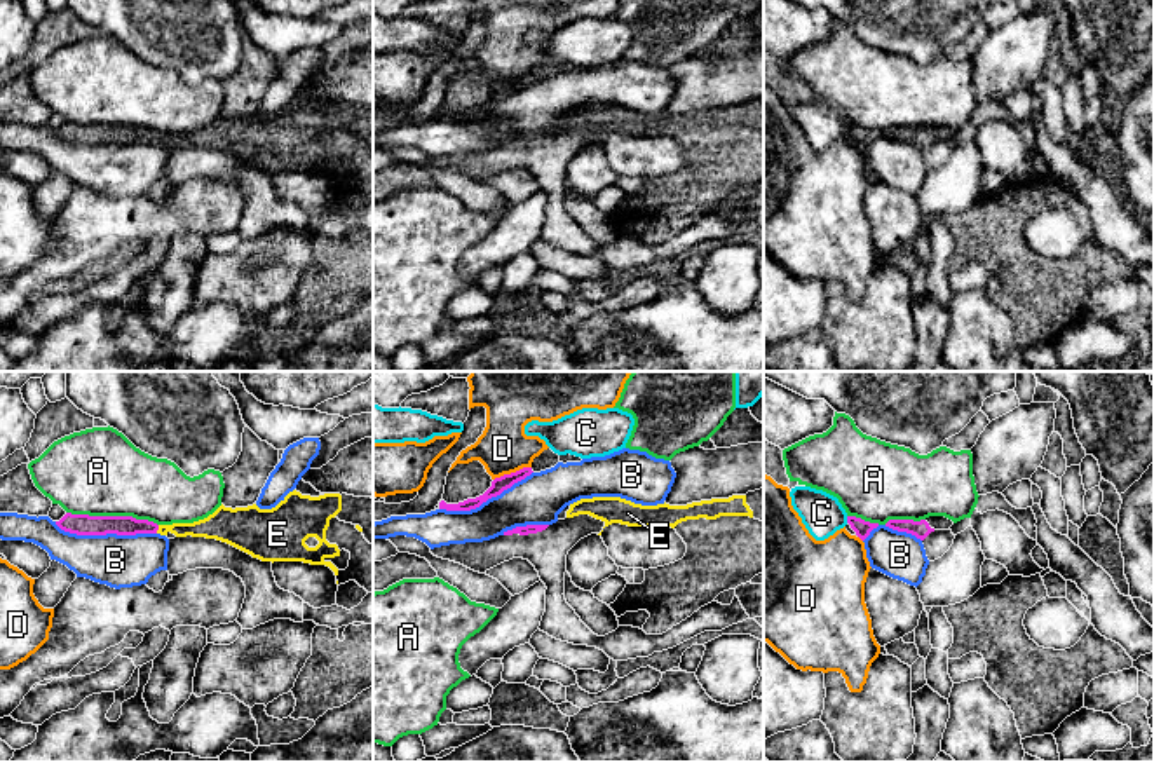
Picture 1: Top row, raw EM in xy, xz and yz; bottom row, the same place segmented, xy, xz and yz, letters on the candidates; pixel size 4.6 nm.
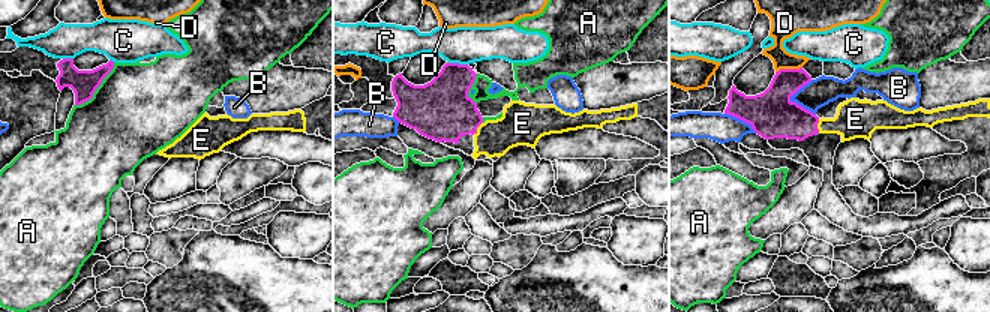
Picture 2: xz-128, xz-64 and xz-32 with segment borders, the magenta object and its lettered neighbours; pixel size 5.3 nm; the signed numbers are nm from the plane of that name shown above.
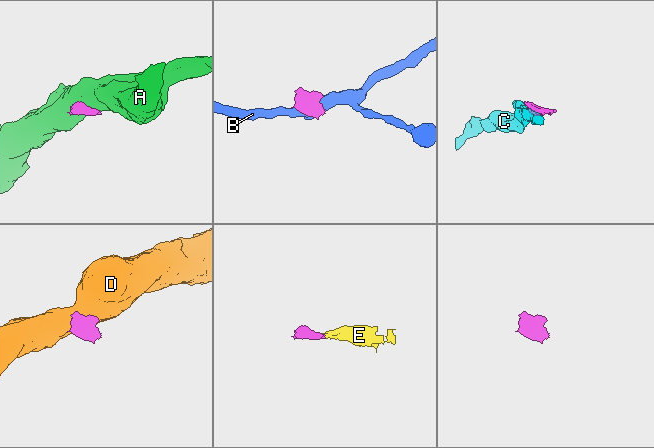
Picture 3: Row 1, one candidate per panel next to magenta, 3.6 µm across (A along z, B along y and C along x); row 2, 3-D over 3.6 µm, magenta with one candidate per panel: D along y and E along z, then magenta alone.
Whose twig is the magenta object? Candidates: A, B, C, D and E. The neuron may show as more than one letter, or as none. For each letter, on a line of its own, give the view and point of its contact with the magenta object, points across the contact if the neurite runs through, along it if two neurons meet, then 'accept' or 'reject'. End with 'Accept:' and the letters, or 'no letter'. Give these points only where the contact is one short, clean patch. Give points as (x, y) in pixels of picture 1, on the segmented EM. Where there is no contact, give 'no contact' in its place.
A: meets magenta in xy at (112, 517); reject
B: meets magenta in xy at (105, 534); reject
C: meets magenta in yz at (848, 520); reject
D: meets magenta in xz at (511, 473); border along xz (530, 466), (494, 480); reject
E: meets magenta in xy at (157, 529); runs through xy (122, 525), (157, 529), (211, 527); accept
Accept: E

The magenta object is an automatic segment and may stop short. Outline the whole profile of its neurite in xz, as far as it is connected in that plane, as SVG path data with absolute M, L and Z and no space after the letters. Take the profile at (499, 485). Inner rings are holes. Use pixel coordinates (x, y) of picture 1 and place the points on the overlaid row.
M523 467L523 469L516 471L516 473L504 474L500 478L495 478L492 481L492 486L483 495L479 495L476 499L467 499L467 500L458 502L458 504L446 504L445 500L441 500L439 509L446 509L446 511L471 511L471 509L476 509L483 502L486 502L488 499L500 495L504 490L507 490L514 483L525 480L532 473L533 473L532 467Z

